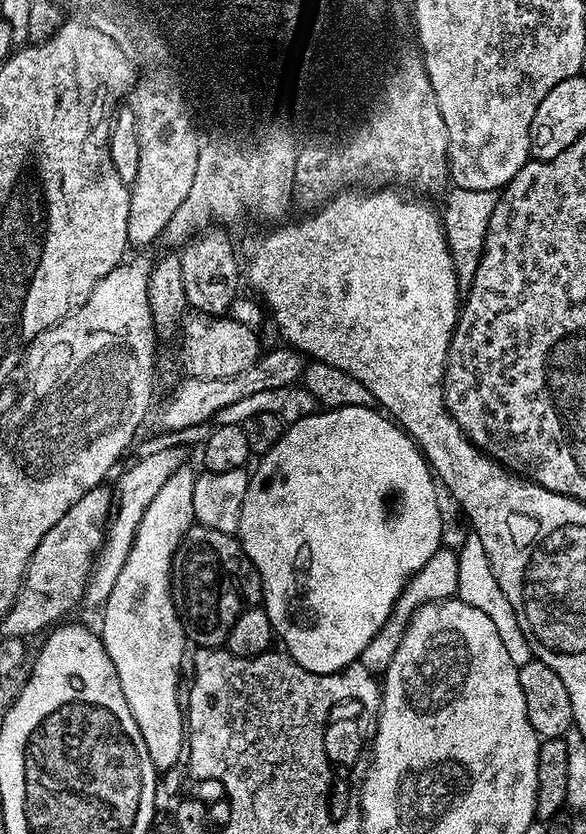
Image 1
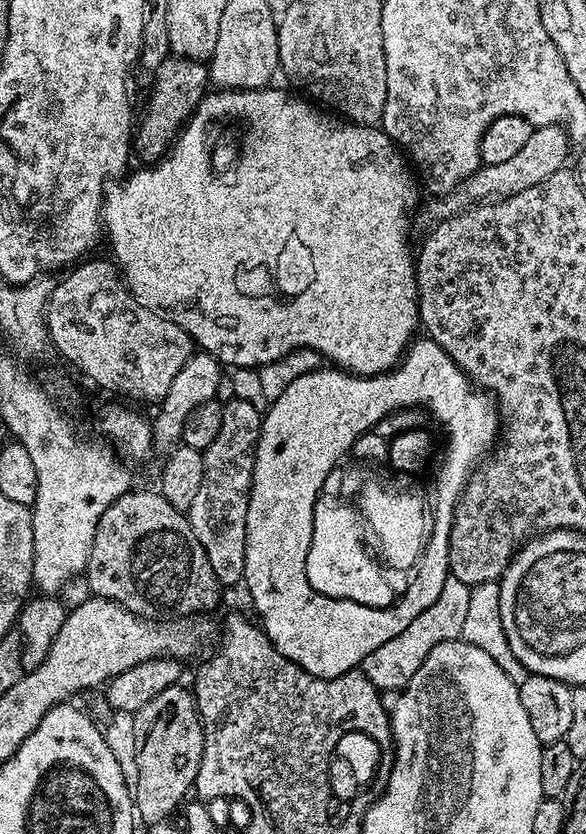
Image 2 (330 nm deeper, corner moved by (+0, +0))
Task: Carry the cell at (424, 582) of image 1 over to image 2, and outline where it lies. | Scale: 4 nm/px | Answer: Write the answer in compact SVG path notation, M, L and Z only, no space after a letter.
M450 574L443 583L442 592L435 602L418 614L418 617L414 618L401 634L395 635L394 638L390 638L390 641L378 646L377 650L371 651L363 659L360 670L382 692L403 691L434 646L461 637L462 625L466 622L467 607L470 606L470 592L471 587L468 584L459 582L458 578Z

